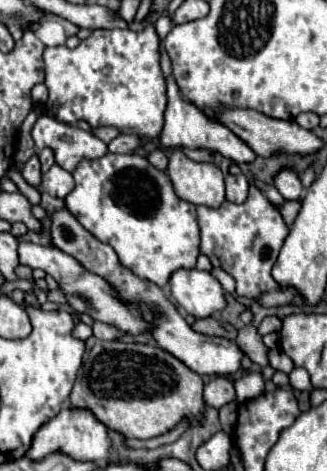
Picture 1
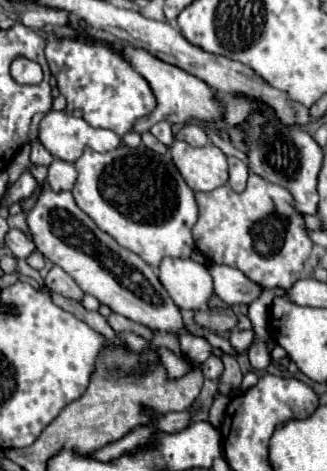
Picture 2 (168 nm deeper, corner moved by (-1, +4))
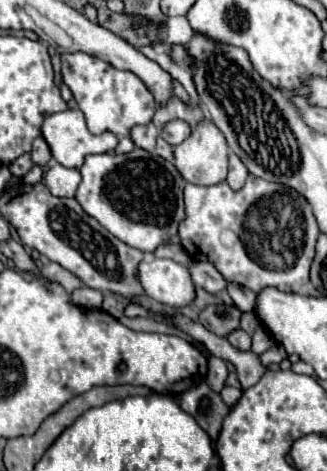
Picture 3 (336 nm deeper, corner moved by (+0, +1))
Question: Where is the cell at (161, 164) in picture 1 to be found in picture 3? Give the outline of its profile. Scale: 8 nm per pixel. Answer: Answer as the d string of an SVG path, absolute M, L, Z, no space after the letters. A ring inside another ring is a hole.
M153 123L147 125L135 125L129 131L129 137L133 139L133 143L145 151L153 151L155 149L155 141L159 137L159 129Z

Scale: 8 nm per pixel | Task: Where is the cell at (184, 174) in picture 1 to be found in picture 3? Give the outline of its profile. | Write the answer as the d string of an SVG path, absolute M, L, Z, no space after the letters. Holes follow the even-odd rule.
M203 119L193 127L191 135L181 145L175 147L175 167L189 183L215 185L225 181L227 177L227 153L229 153L229 147L219 127L215 127L213 121Z

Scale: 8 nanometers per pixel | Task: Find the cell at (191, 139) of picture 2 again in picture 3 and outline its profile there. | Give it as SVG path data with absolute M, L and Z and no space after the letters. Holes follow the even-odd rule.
M173 119L173 121L165 123L165 127L163 127L163 131L161 131L161 137L163 137L169 145L173 145L173 147L179 145L181 141L185 141L187 135L191 135L191 127L189 127L185 121L181 121L181 119Z

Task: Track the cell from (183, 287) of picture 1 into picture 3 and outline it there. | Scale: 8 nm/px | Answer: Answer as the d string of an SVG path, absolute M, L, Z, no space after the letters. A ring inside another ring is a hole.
M149 259L137 265L137 279L147 297L167 305L183 307L195 299L195 285L185 265L173 259Z

